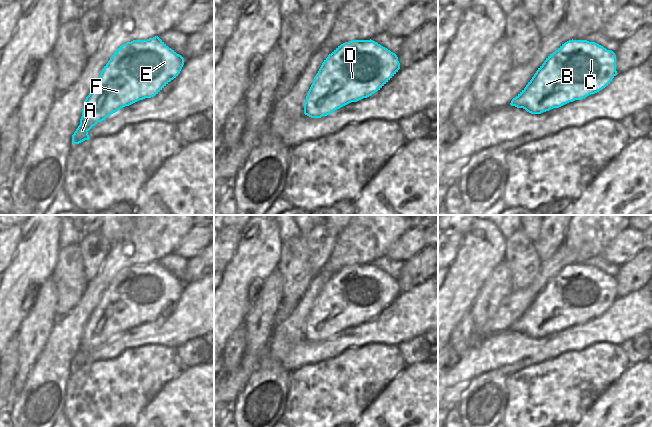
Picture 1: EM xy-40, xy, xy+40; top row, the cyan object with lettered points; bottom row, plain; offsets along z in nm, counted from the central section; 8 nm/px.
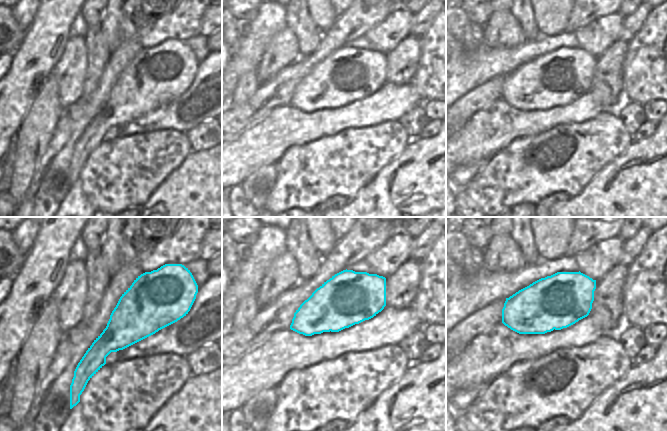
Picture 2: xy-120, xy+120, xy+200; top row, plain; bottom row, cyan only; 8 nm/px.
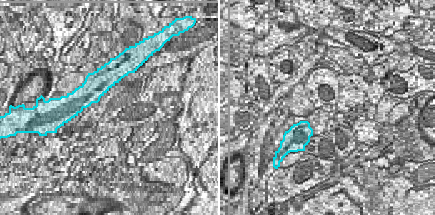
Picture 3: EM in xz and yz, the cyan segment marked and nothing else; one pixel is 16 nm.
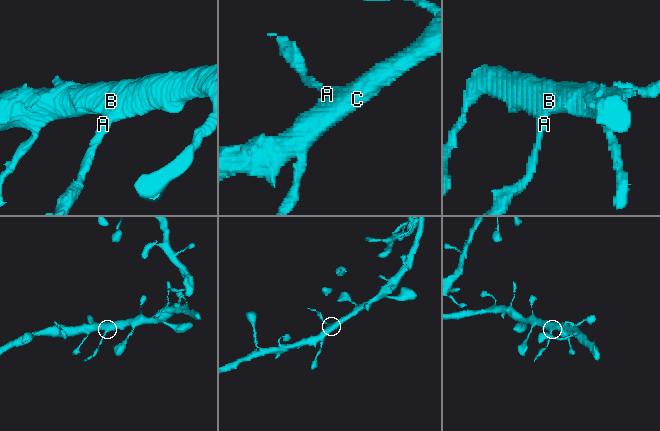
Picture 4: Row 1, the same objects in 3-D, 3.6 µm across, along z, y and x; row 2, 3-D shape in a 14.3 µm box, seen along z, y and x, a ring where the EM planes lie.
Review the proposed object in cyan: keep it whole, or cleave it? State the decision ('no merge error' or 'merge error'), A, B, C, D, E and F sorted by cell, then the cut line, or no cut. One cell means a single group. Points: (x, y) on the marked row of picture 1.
merge error | A / B C D E F | xy+40 (546, 96), (542, 93), (530, 95), (526, 110)

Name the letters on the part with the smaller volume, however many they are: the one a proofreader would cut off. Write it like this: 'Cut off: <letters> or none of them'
Cut off: A

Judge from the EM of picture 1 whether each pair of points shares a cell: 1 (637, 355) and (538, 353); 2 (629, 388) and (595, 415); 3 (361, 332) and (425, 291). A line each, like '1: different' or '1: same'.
1: different
2: same
3: same

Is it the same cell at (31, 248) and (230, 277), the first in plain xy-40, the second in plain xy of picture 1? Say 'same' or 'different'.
same

